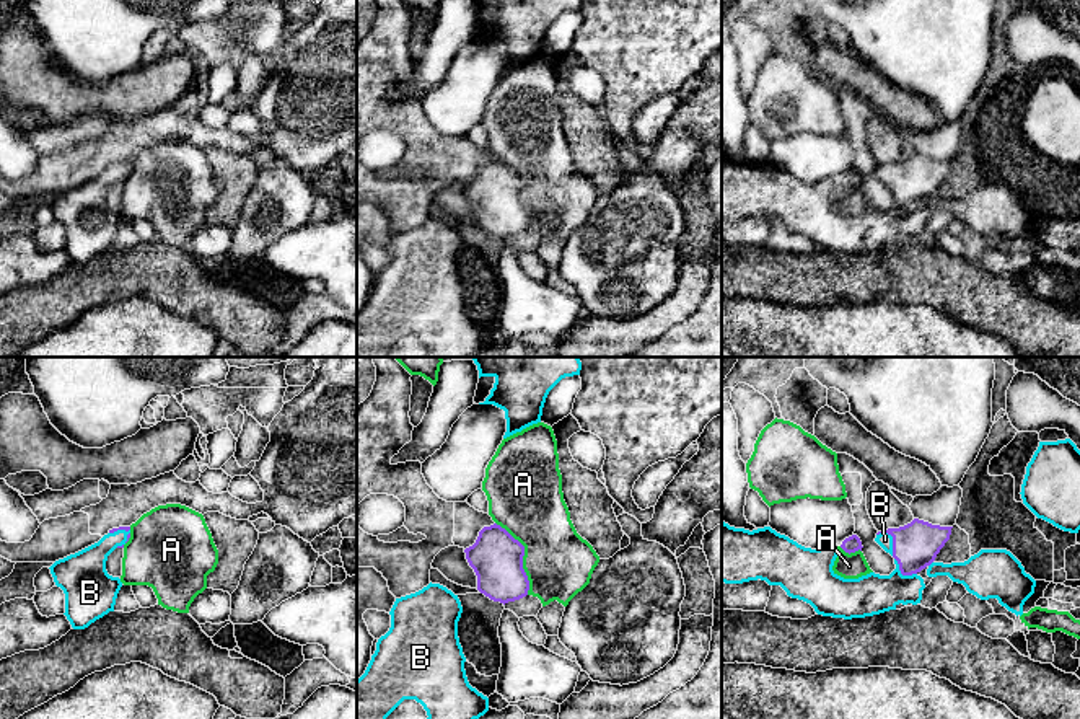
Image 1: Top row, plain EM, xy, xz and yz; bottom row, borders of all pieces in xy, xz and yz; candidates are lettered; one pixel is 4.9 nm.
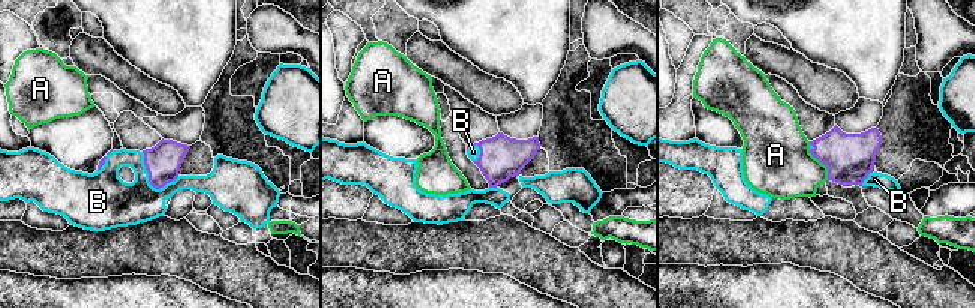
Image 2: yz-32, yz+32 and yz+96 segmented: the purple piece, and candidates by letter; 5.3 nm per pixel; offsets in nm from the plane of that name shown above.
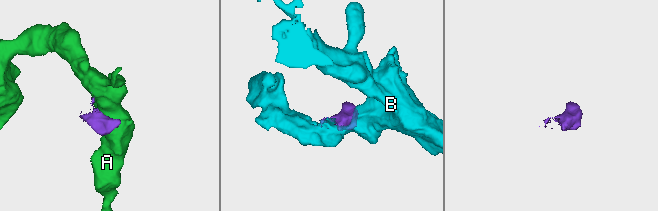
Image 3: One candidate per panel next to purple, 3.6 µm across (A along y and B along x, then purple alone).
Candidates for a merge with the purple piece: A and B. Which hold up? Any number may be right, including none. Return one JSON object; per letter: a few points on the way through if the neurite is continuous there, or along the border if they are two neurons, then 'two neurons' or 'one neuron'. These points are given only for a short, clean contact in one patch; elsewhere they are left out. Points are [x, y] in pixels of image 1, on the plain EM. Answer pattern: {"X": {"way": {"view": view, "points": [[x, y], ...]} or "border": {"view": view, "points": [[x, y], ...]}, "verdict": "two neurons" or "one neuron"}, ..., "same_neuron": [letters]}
{"A": {"verdict": "two neurons"}, "B": {"verdict": "one neuron"}, "same_neuron": ["B"]}

